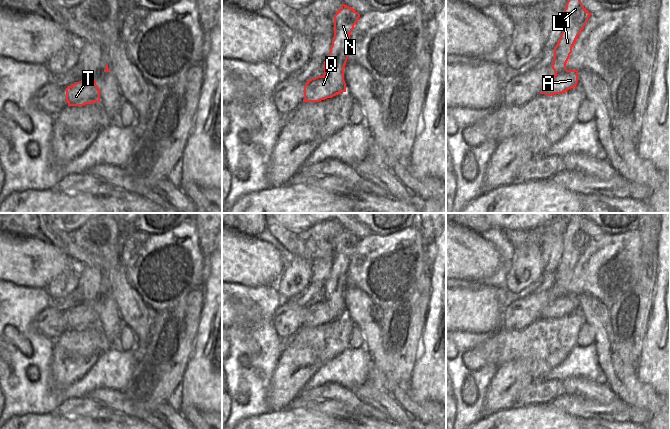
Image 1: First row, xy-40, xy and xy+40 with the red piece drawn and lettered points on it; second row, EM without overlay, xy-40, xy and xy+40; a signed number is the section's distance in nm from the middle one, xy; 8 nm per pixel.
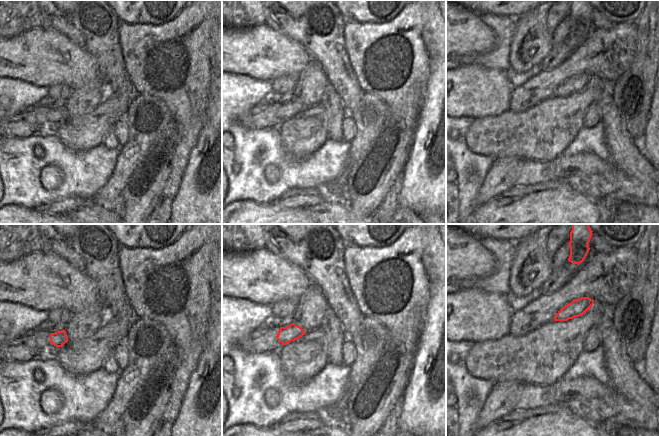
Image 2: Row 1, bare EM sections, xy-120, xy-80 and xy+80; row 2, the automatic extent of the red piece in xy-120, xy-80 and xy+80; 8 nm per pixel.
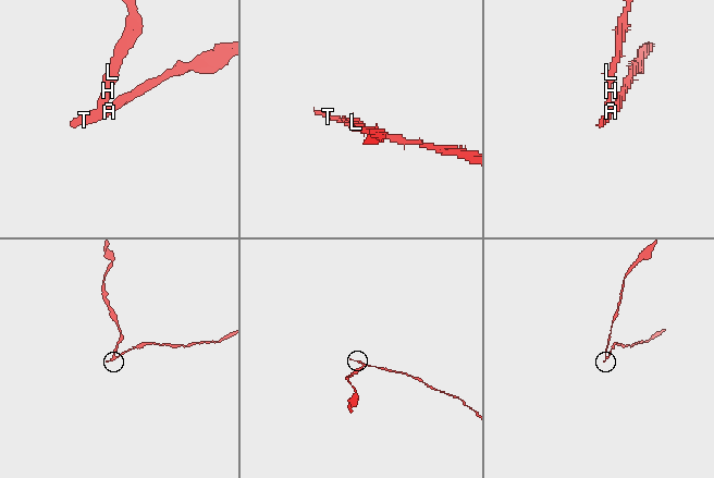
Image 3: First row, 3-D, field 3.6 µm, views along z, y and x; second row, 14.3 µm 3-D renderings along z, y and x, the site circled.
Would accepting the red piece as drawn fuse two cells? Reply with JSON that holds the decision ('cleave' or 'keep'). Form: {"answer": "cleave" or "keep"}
{"answer": "cleave"}

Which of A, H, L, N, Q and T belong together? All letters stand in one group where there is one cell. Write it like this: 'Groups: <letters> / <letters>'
Groups: A Q T / H L N

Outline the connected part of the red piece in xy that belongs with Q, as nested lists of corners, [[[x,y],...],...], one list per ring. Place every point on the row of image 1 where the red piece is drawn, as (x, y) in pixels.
[[[330,50],[324,63],[324,75],[311,78],[304,85],[303,102],[319,102],[346,92],[344,67],[348,54]]]

